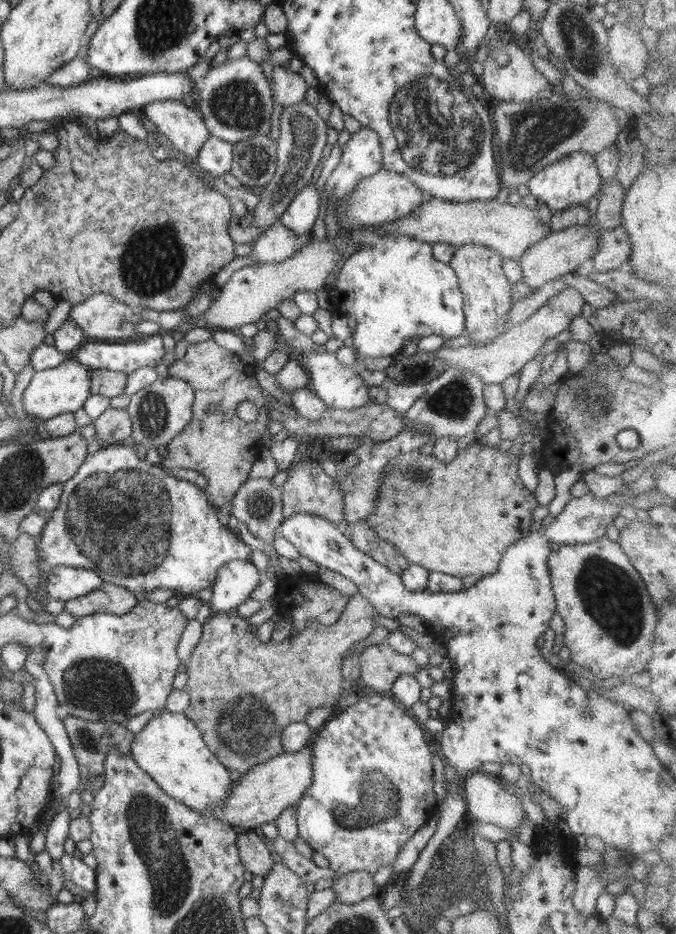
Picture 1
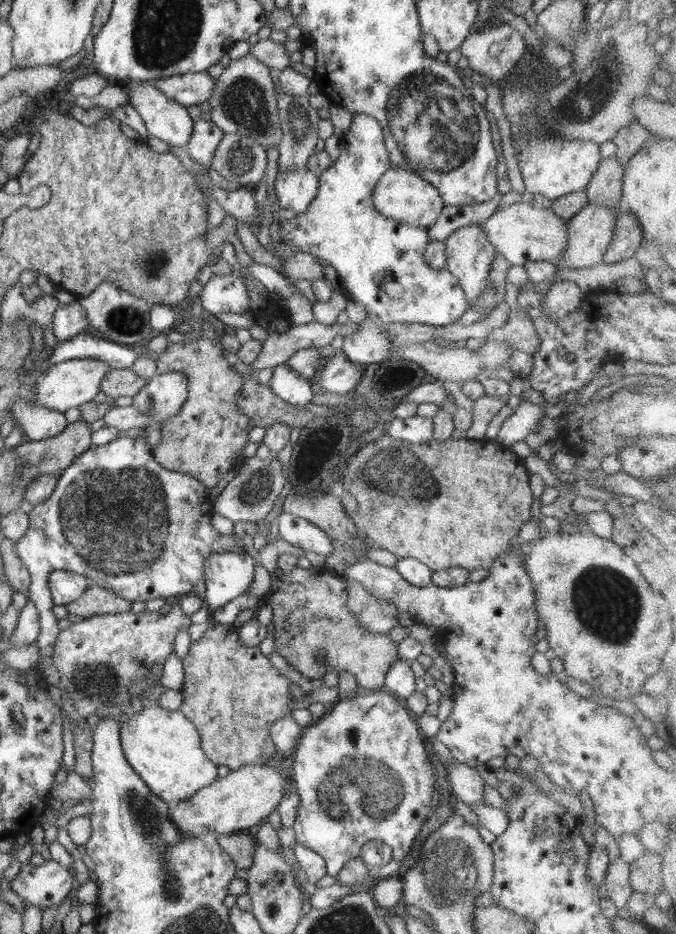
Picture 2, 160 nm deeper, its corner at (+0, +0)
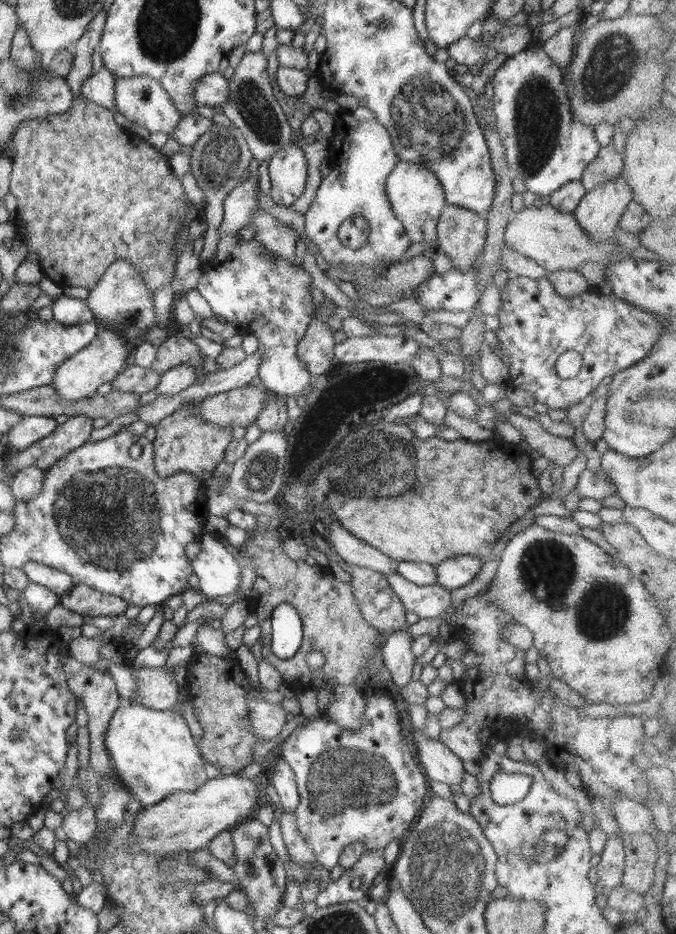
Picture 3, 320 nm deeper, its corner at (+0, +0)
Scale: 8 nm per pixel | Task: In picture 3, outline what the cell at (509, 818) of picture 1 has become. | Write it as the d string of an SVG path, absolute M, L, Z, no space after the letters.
M420 729L412 730L418 752L418 763L428 780L447 784L458 789L463 782L463 762L442 742L426 738Z

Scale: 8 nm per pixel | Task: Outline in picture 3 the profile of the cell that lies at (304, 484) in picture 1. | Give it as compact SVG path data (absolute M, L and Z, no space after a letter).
M337 518L328 523L330 529L330 542L340 558L350 566L364 567L380 574L394 574L397 572L397 561L371 544L356 538L346 530Z

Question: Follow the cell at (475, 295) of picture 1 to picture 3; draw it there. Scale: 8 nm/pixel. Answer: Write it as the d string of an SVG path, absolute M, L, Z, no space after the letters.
M446 205L437 223L437 251L450 259L454 270L474 274L475 261L486 246L487 224L474 211Z

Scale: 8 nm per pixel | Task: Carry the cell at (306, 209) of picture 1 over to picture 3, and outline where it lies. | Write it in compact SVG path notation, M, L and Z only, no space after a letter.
M291 143L279 148L269 160L270 195L276 204L293 206L307 183L307 160L303 150Z

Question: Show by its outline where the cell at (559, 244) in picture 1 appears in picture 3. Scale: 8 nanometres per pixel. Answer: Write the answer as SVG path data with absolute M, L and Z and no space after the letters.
M618 176L586 191L573 216L594 244L602 244L614 239L614 232L632 199L630 185Z

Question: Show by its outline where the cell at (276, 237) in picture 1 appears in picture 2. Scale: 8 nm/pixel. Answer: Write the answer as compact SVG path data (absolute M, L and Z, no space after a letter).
M355 114L352 117L351 125L347 132L344 132L343 135L339 137L339 148L340 148L340 156L338 159L334 161L332 166L328 169L325 169L321 172L319 176L319 187L318 192L316 193L315 199L310 203L309 209L300 215L296 215L292 220L286 220L279 222L282 226L281 229L281 241L277 241L274 243L272 241L271 249L276 251L274 257L280 262L286 262L292 254L296 254L296 252L306 251L312 252L314 257L319 257L320 259L324 259L326 264L332 266L332 268L336 269L338 275L340 277L340 288L343 290L344 294L348 297L348 300L352 300L354 302L359 302L363 304L368 312L368 315L362 322L361 328L357 330L354 334L350 336L346 336L344 342L342 344L341 350L344 352L344 355L352 362L358 364L366 364L366 365L375 365L378 363L391 358L391 340L387 337L387 330L385 328L392 323L420 323L425 324L432 327L441 327L442 325L446 326L447 324L456 323L456 321L462 316L462 314L466 313L469 310L468 300L466 300L466 296L464 296L464 292L462 292L462 288L460 288L458 280L454 277L446 268L444 269L432 269L430 266L425 264L425 252L428 246L428 242L430 240L428 235L428 230L422 229L419 227L414 227L413 225L403 224L401 221L390 220L384 218L380 215L373 205L373 190L375 184L380 180L380 177L393 166L390 160L390 155L388 149L385 145L384 135L382 132L382 127L380 123L370 115L359 115Z

